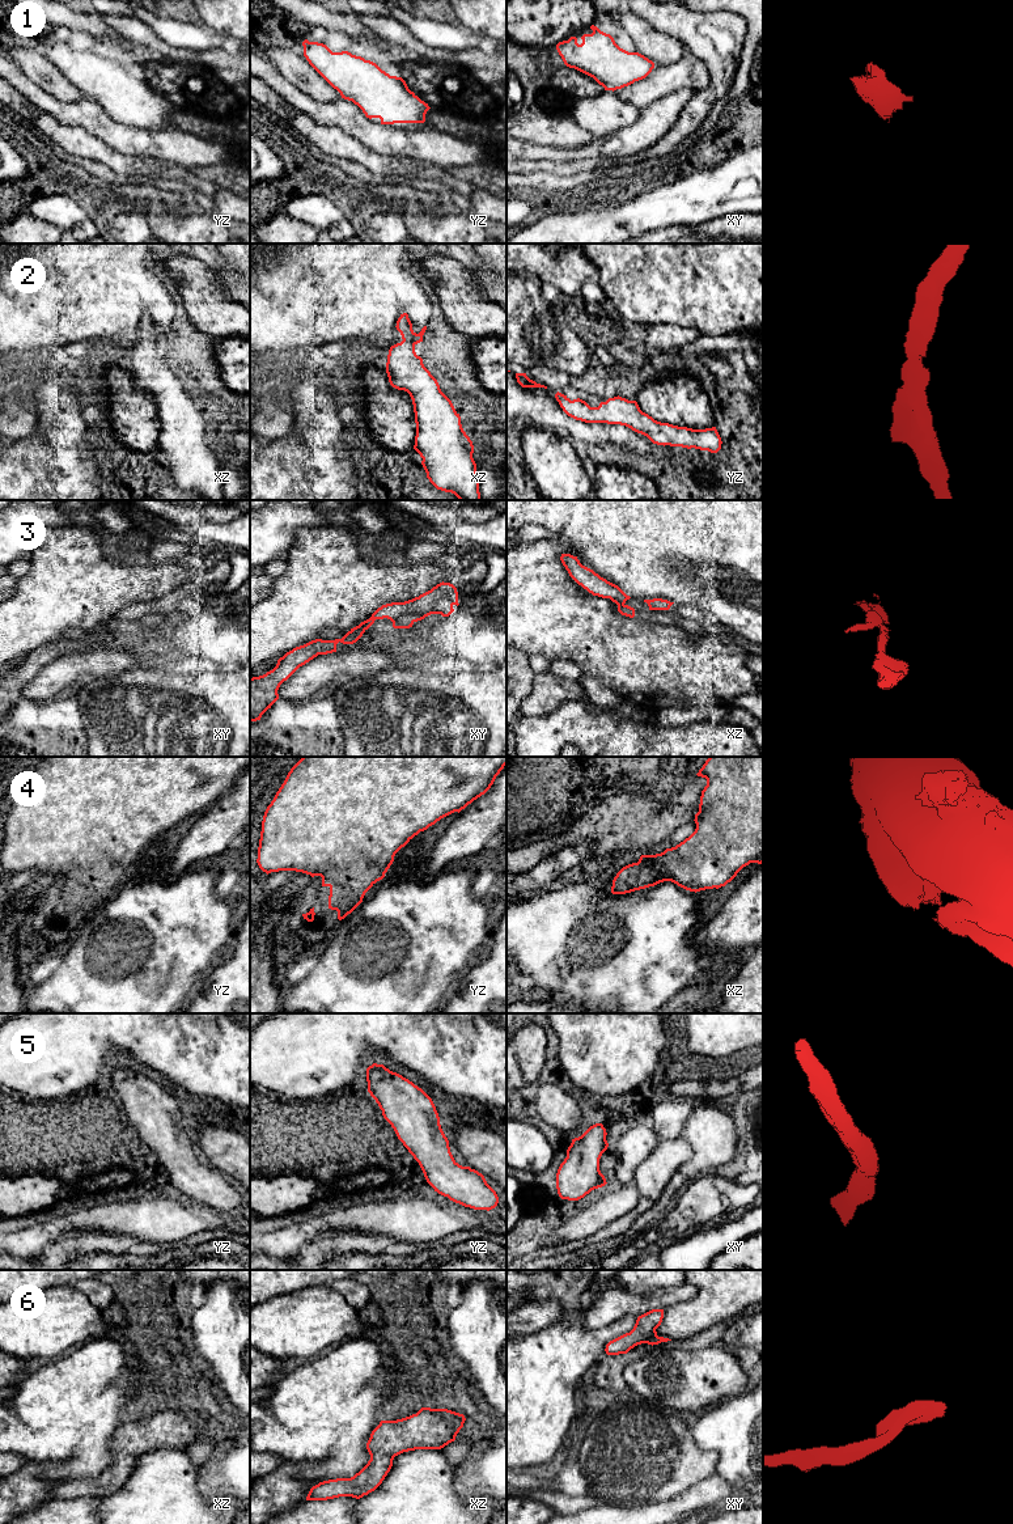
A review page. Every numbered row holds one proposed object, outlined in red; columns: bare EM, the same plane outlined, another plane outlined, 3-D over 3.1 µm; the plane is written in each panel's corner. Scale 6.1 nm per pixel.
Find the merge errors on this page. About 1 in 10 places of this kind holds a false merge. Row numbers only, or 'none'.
none

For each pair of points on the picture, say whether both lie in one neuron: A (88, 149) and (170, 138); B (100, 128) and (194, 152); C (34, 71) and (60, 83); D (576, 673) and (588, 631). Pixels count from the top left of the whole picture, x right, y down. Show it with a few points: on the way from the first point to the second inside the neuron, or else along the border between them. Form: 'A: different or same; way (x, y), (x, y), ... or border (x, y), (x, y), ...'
A: different; border (84, 128), (117, 151), (139, 157)
B: same; way (123, 138), (135, 142), (170, 144)
C: same; way (41, 71), (54, 80)
D: different; border (551, 661), (568, 660), (584, 674)

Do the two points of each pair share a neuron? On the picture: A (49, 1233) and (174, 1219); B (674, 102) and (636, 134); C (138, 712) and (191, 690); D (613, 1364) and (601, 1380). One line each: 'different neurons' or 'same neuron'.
A: same neuron
B: same neuron
C: same neuron
D: same neuron

